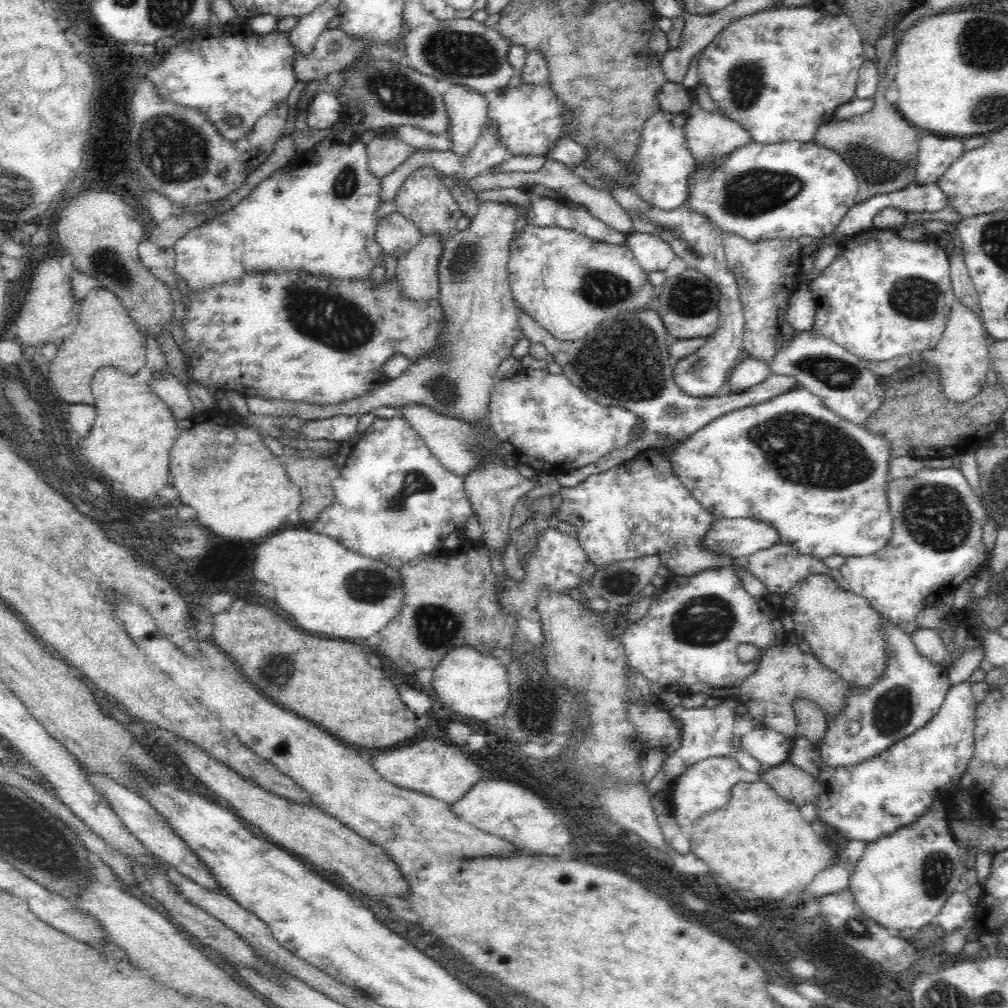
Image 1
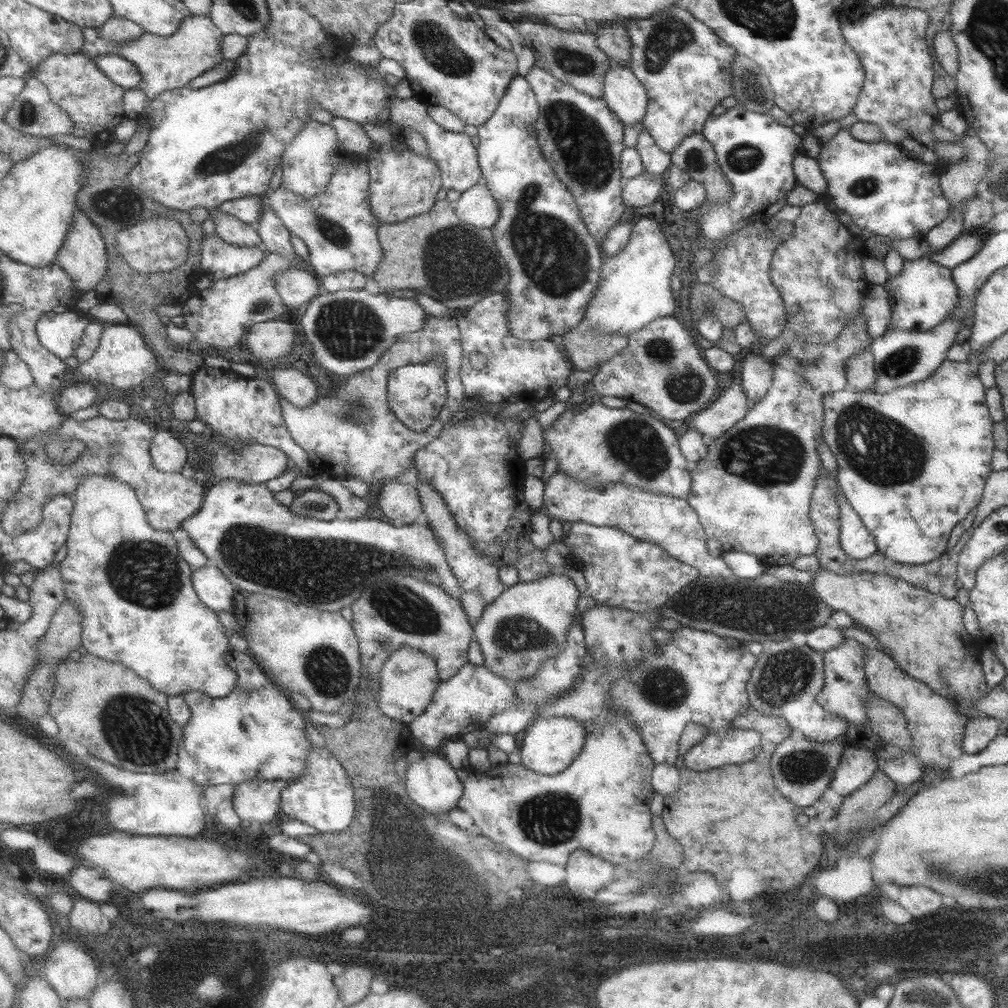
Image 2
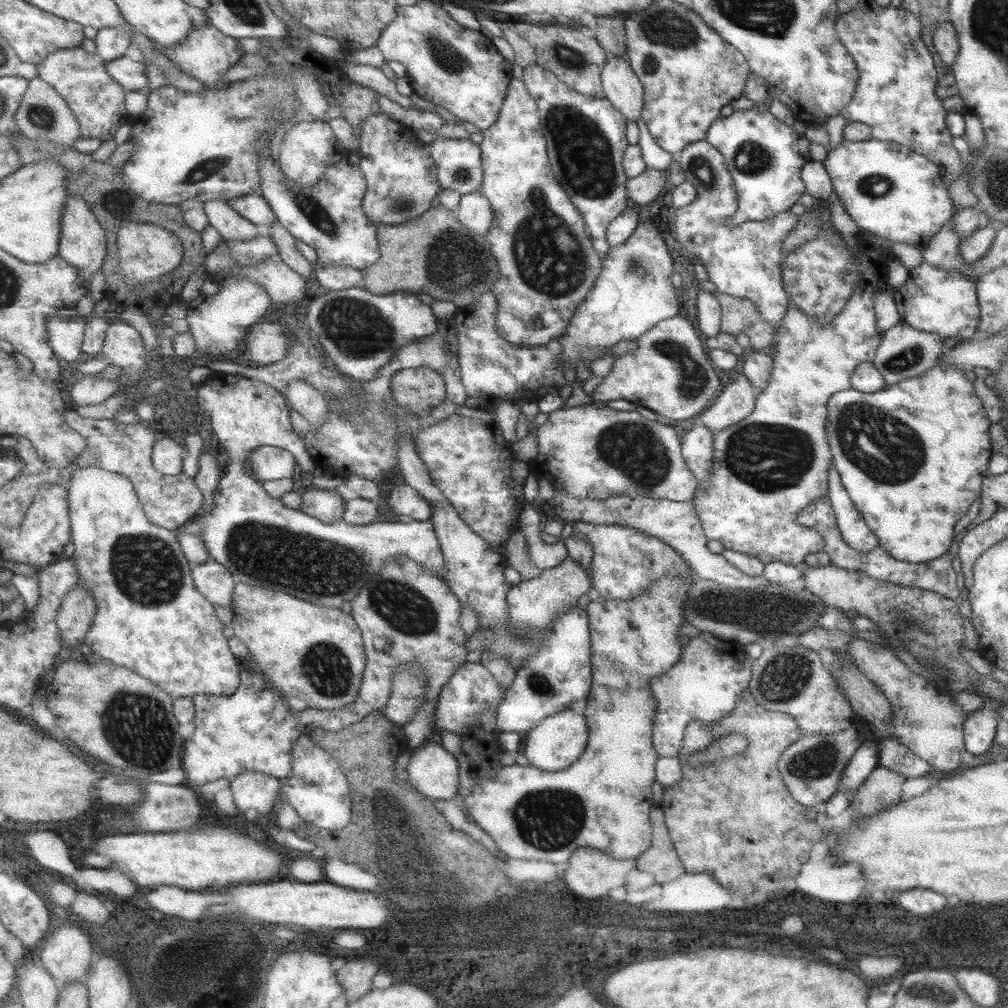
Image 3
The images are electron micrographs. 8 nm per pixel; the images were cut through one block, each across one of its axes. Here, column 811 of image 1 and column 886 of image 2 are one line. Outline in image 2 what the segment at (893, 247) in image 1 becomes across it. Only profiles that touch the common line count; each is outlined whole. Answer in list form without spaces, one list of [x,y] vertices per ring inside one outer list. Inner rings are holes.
[[[925,256],[919,260],[913,260],[913,262],[905,262],[899,278],[887,280],[883,284],[883,290],[889,296],[889,304],[891,304],[891,312],[893,312],[889,330],[903,328],[903,330],[915,330],[915,332],[929,332],[935,326],[943,324],[945,320],[953,318],[955,308],[961,302],[961,296],[953,282],[951,270]]]

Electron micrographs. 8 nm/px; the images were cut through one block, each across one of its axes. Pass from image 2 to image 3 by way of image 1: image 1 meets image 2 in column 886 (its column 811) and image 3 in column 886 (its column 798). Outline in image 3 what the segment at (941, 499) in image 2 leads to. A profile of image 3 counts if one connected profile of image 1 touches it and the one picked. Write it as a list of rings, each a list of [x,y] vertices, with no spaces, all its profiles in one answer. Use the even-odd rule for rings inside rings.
[[[939,362],[925,374],[885,386],[879,392],[867,394],[849,388],[835,392],[829,398],[825,432],[833,454],[831,462],[837,468],[853,506],[877,536],[879,548],[891,558],[921,564],[943,556],[953,542],[955,524],[969,512],[971,504],[981,498],[981,480],[989,476],[993,450],[989,436],[991,422],[977,396],[975,384],[967,380],[963,368]],[[879,416],[891,416],[897,422],[887,422]]]

